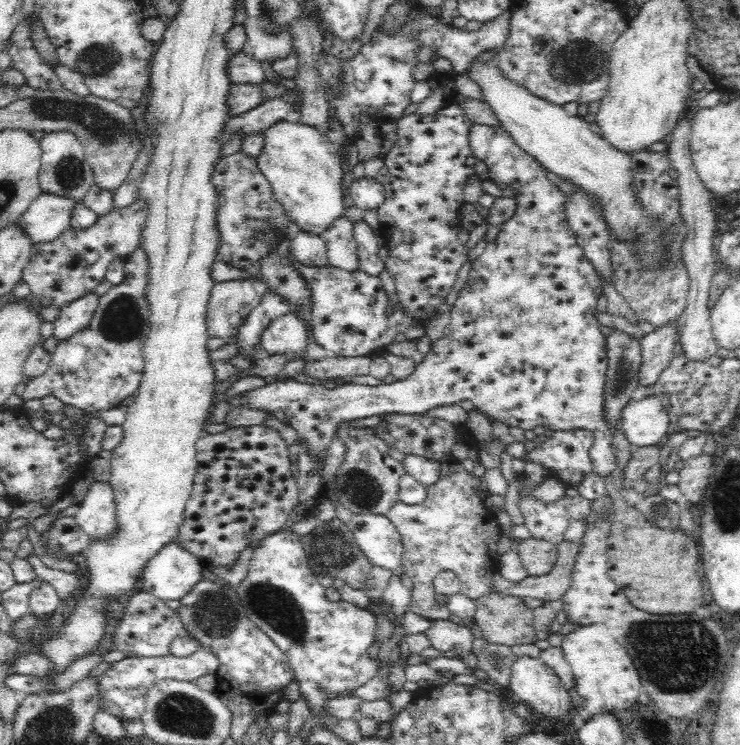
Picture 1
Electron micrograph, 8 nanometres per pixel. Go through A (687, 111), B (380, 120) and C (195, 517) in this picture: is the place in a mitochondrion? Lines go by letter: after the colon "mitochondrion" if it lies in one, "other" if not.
A: other
B: other
C: other

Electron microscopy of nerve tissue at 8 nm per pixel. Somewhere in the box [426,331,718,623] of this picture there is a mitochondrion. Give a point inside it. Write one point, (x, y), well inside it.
(620, 385)

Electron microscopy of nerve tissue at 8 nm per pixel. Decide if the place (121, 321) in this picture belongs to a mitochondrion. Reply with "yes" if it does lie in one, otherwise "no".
yes

